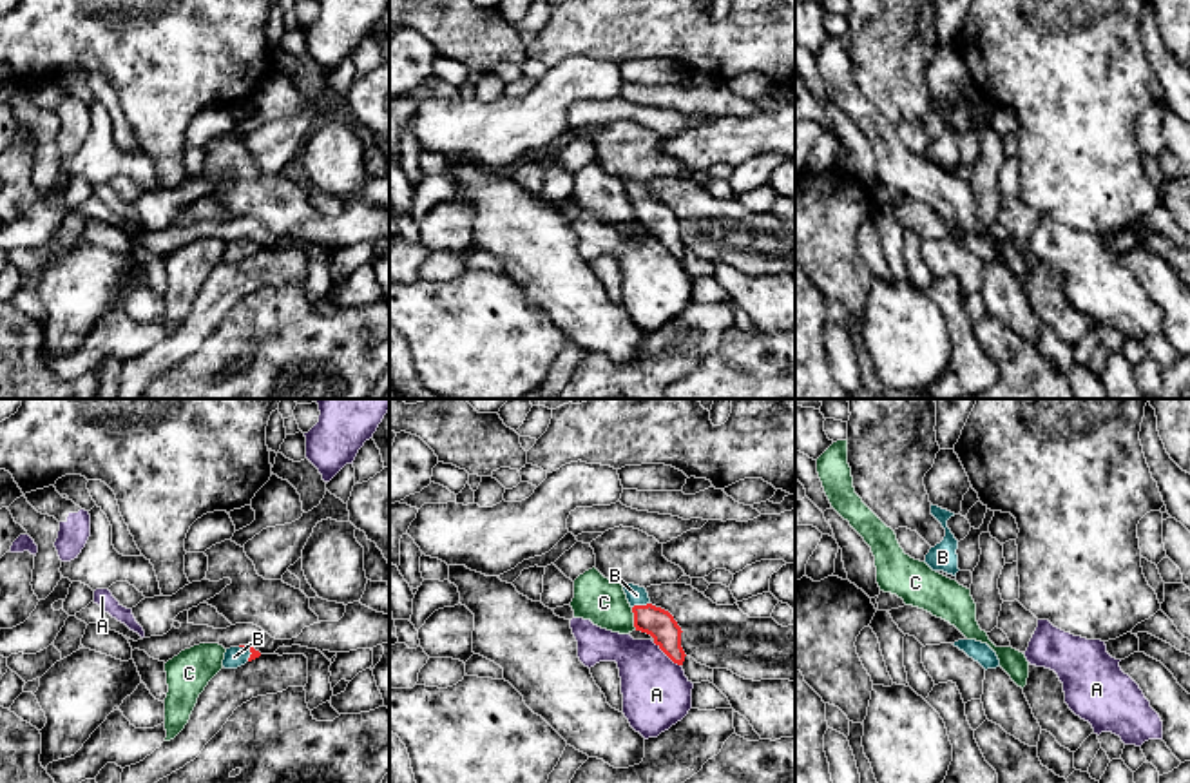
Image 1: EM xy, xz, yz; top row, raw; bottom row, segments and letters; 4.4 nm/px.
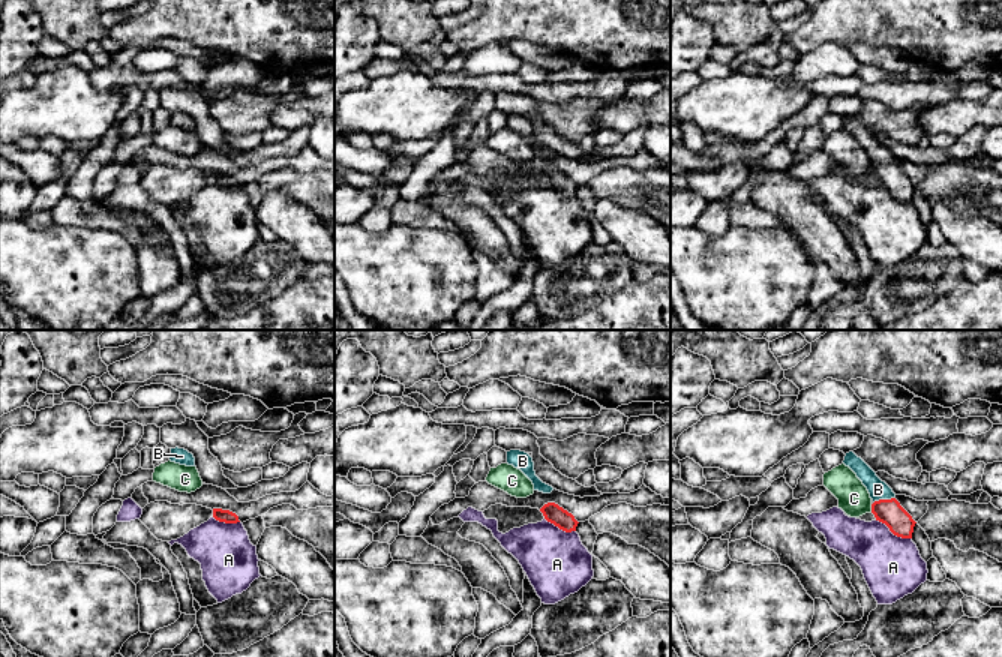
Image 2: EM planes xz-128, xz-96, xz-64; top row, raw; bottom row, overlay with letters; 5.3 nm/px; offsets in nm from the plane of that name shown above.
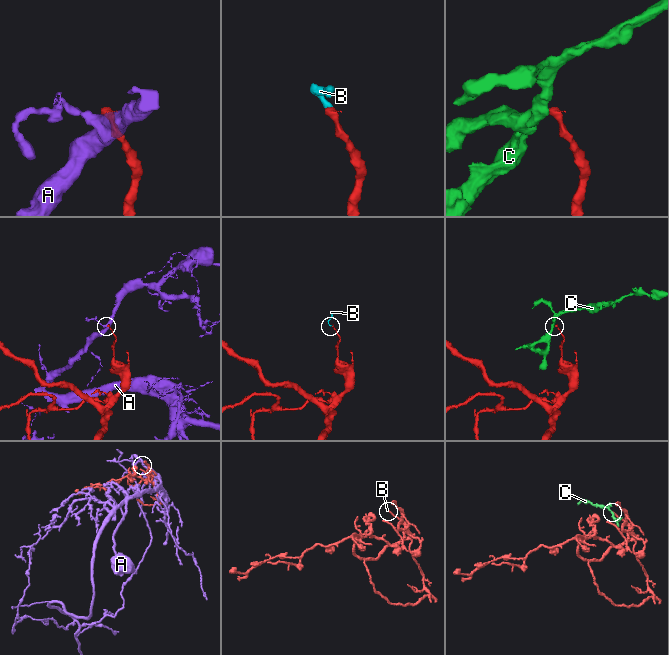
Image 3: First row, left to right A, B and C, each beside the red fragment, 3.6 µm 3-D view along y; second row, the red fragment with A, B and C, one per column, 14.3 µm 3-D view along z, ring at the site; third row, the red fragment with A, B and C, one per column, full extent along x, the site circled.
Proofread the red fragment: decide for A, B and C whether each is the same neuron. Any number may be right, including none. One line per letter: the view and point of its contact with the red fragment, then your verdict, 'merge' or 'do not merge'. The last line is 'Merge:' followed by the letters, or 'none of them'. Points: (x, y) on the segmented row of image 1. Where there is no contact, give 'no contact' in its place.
A: xz (667, 655) | do not merge
B: xz (640, 606) | merge
C: xz (634, 618) | do not merge
Merge: B

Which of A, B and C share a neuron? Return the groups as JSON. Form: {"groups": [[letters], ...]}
{"groups": [["A"], ["B"], ["C"]]}

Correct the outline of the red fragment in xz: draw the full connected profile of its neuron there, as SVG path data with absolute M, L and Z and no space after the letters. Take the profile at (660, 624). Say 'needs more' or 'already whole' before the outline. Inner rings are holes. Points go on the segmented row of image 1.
needs more | M623 584L623 591L634 613L636 631L647 633L654 638L654 643L677 665L685 662L685 651L681 647L681 627L674 616L650 604L645 587L634 584Z

